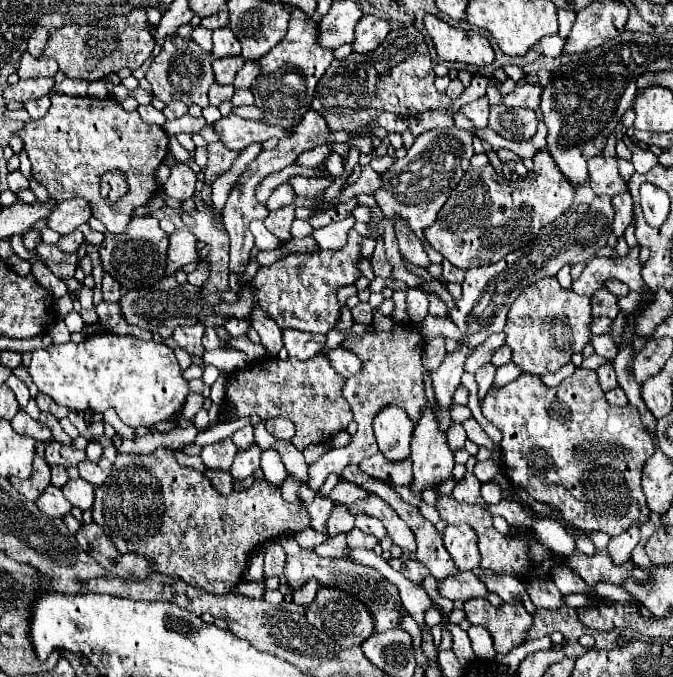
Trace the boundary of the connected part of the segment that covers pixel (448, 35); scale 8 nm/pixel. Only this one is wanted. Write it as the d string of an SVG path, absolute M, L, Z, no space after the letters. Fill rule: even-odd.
M425 16L425 28L435 44L435 52L445 62L463 62L485 68L495 60L493 48L483 34L453 28L437 16Z

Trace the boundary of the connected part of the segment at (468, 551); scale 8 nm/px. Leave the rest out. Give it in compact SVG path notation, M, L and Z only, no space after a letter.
M467 524L447 526L443 532L443 542L447 552L453 556L455 566L459 570L475 570L479 568L479 550L477 550L477 534Z

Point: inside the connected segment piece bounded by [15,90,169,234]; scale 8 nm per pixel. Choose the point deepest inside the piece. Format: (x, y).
(80, 138)

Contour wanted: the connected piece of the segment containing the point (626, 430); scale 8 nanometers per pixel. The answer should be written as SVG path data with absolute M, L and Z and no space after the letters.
M577 368L559 386L545 386L539 376L521 374L517 380L495 390L491 388L481 402L483 416L495 424L503 436L503 470L513 488L525 490L533 500L561 512L563 520L587 534L605 532L611 538L631 528L631 524L645 524L649 520L647 500L641 488L641 470L649 456L653 456L653 434L643 428L639 410L631 404L619 408L605 400L599 388L595 370Z

